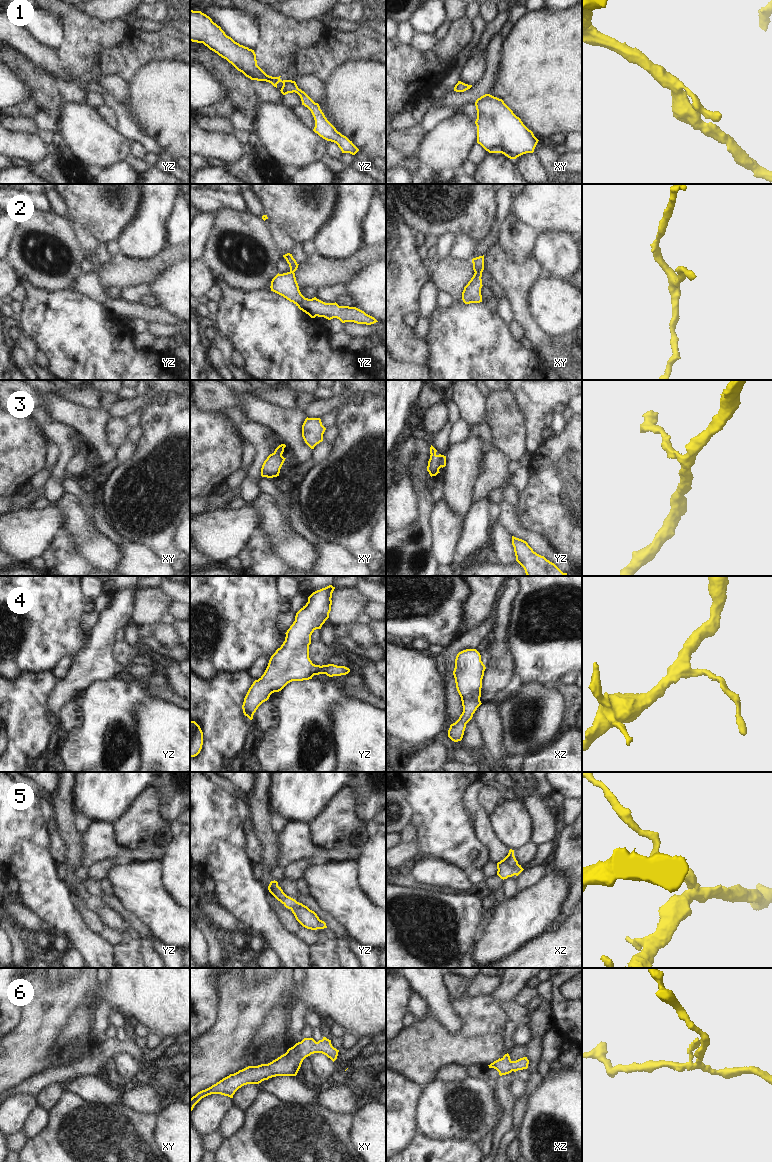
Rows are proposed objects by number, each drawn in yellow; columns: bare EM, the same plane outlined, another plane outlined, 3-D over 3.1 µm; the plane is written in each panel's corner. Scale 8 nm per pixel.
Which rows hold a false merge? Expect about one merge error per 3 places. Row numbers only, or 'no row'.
no row

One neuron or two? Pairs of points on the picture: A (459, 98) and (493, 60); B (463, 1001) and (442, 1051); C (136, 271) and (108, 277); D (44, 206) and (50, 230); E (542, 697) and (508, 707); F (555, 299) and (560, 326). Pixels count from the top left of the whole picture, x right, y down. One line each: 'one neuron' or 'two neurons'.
A: one neuron
B: one neuron
C: one neuron
D: two neurons
E: one neuron
F: one neuron

